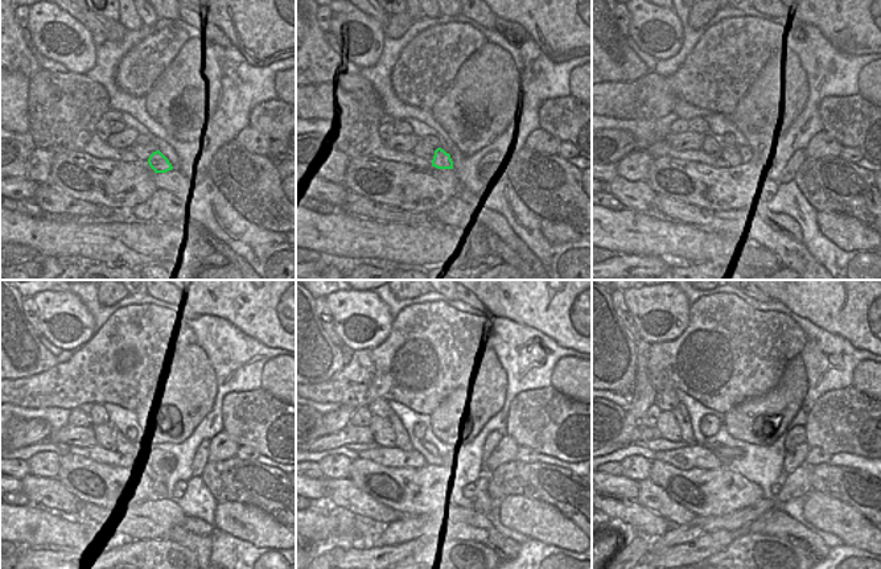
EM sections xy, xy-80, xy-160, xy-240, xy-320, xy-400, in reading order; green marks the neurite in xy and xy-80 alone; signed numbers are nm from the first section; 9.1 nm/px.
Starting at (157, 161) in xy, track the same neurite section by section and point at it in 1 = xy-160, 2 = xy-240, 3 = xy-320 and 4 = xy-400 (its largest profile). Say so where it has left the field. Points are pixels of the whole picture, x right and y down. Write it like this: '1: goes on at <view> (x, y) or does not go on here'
1: goes on at xy-160 (731, 155)
2: goes on at xy-240 (126, 446)
3: goes on at xy-320 (403, 441)
4: goes on at xy-400 (683, 419)

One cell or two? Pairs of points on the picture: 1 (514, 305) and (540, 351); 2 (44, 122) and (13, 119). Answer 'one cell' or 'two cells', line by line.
1: two cells
2: two cells

